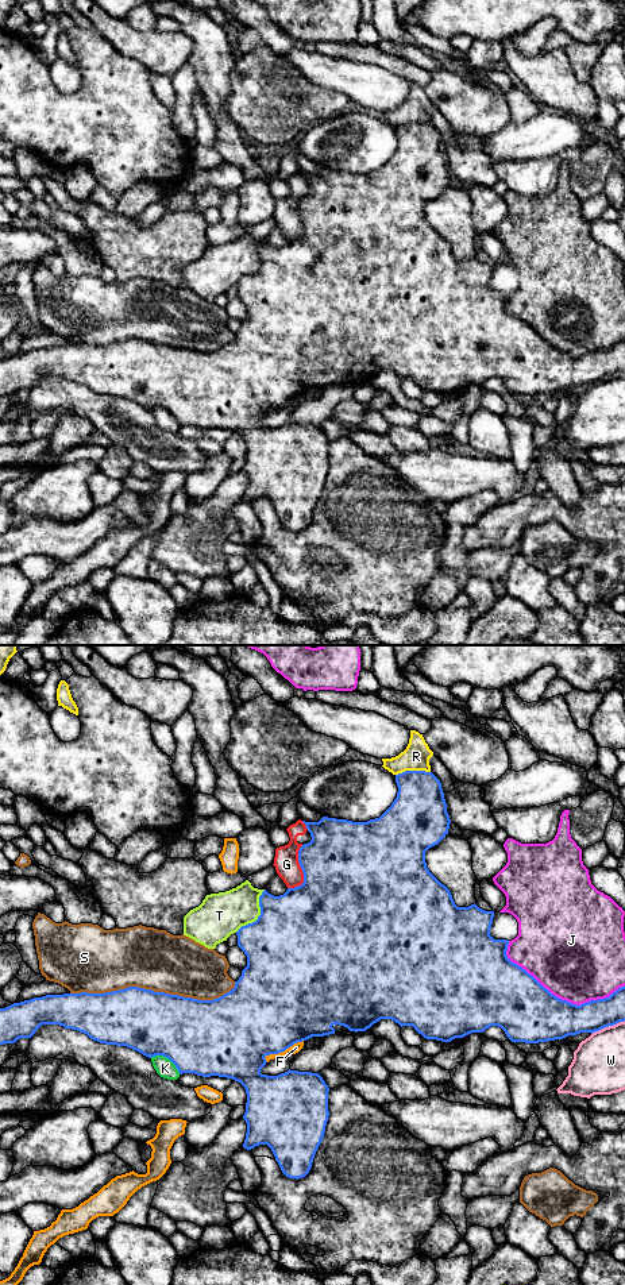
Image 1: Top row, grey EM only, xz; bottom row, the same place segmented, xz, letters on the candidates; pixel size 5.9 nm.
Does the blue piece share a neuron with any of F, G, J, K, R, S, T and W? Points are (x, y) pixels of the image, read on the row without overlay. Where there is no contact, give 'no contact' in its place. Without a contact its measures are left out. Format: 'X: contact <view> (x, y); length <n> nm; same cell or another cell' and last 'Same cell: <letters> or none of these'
F: contact xz (282, 402); length 260 nm; another cell
G: contact xz (303, 223); length 280 nm; another cell
J: contact xz (558, 350); length 750 nm; another cell
K: contact xz (166, 409); length 200 nm; another cell
R: contact xz (412, 123); length 200 nm; another cell
S: contact xz (154, 344); length 1000 nm; another cell
T: contact xz (259, 267); length 320 nm; another cell
W: contact xz (608, 378); length 220 nm; another cell
Same cell: none of these

